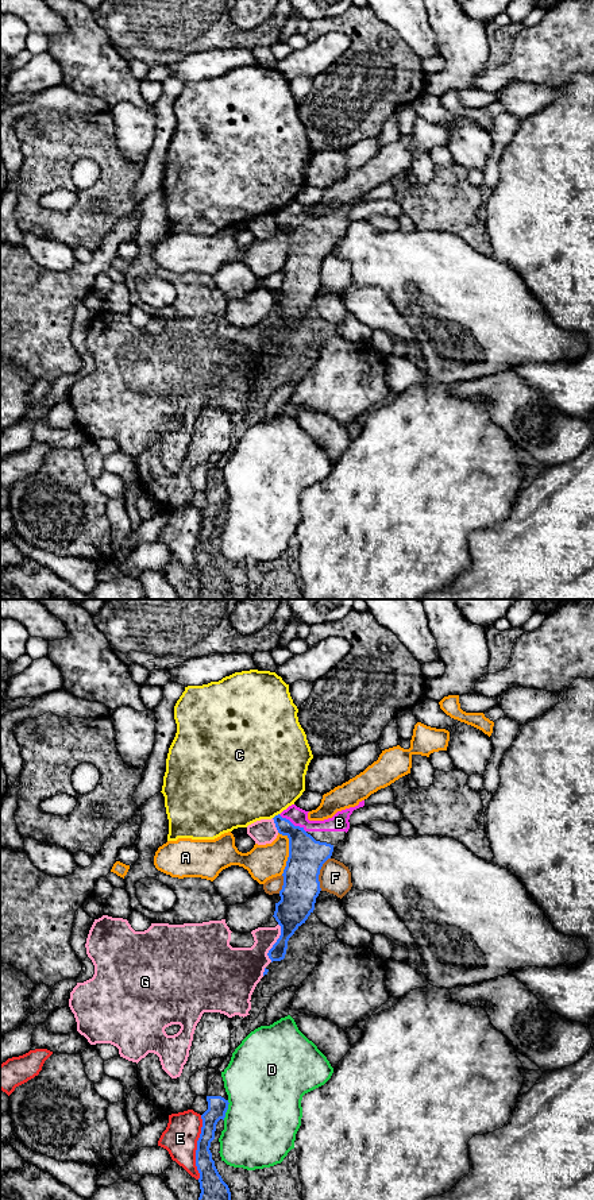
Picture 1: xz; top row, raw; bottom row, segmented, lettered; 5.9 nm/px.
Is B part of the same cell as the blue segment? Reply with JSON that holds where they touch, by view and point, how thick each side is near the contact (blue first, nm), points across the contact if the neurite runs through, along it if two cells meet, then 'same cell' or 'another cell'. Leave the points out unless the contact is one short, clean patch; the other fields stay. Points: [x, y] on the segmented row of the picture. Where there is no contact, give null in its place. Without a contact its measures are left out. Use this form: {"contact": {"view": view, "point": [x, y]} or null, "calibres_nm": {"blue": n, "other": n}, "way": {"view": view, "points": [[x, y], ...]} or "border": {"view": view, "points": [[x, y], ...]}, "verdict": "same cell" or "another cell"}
{"contact": {"view": "xz", "point": [290, 822]}, "calibres_nm": {"blue": 220, "other": 110}, "way": {"view": "xz", "points": [[307, 856], [296, 828], [290, 822], [299, 817]]}, "verdict": "same cell"}

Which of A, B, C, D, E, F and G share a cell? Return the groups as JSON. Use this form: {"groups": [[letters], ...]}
{"groups": [["A"], ["B"], ["C"], ["D"], ["E"], ["F"], ["G"]]}

